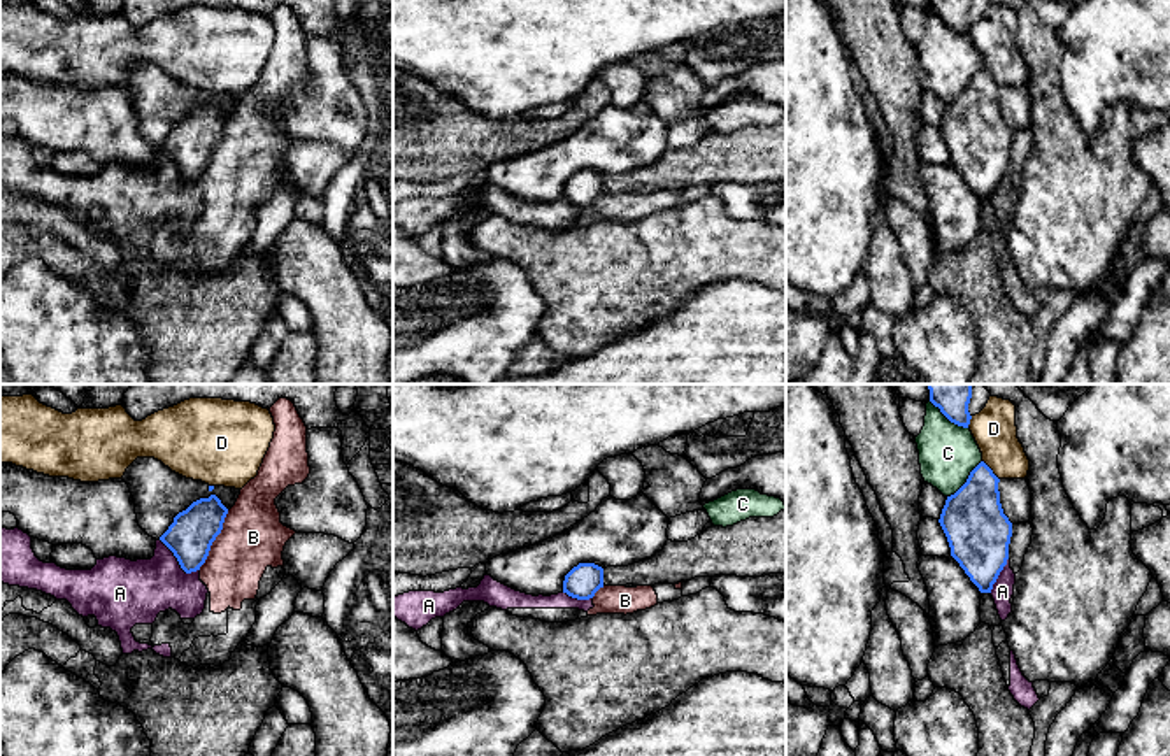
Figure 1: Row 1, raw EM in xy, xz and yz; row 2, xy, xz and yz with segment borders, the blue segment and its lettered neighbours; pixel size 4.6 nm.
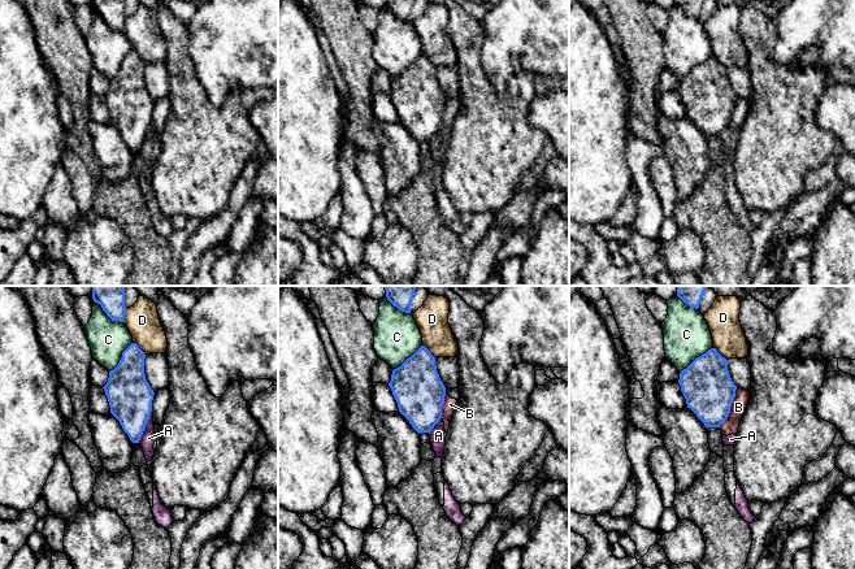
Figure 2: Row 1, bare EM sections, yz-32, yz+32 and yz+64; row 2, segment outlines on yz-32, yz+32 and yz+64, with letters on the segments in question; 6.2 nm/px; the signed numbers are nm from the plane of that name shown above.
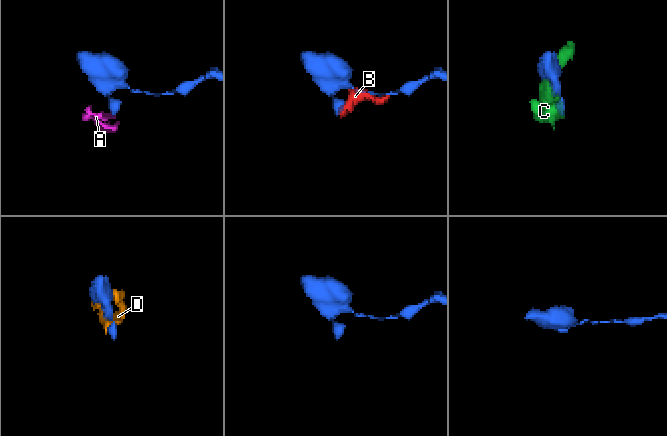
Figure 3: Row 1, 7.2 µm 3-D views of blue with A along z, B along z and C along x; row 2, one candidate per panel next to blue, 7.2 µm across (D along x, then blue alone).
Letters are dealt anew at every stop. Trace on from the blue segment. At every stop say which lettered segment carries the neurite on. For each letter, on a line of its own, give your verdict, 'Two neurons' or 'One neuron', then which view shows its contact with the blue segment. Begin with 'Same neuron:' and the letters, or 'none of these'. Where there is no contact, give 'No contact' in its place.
Same neuron: none of these
A: Two neurons. Touches blue in xy
B: Two neurons. Touches blue in xy
C: Two neurons. Touches blue in yz
D: Two neurons. Touches blue in yz

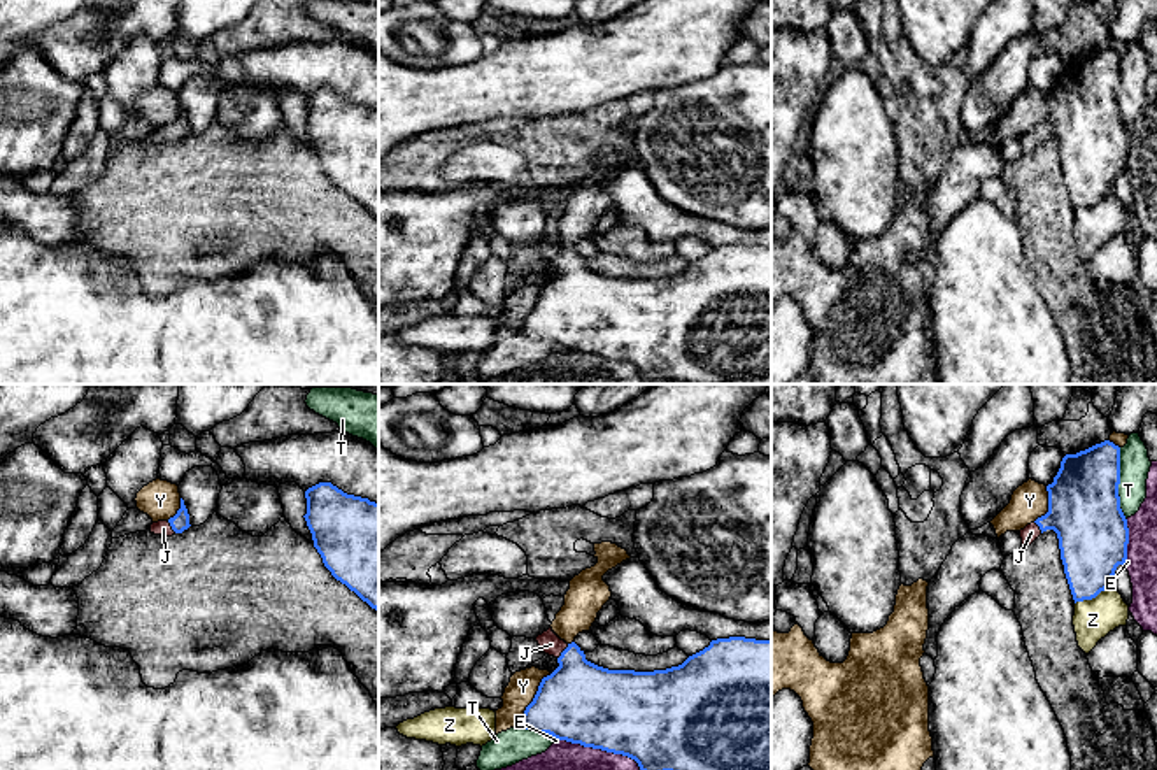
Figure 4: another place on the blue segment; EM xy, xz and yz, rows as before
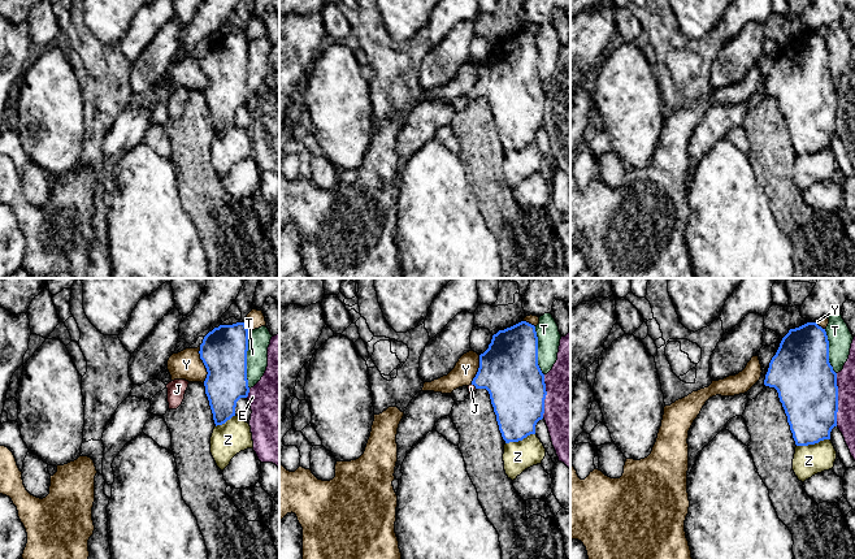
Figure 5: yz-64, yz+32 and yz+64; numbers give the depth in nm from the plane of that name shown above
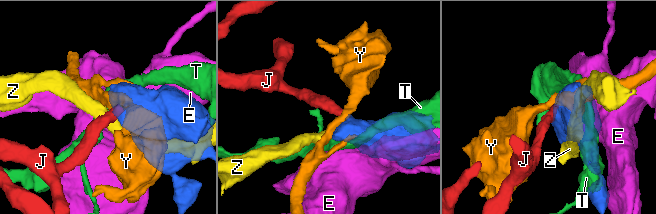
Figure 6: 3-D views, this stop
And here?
Same neuron: J
E: Two neurons. Touches blue in yz
J: One neuron. Touches blue in xz
T: Two neurons. Touches blue in yz
Y: Two neurons. Touches blue in xz
Z: Two neurons. Touches blue in yz

